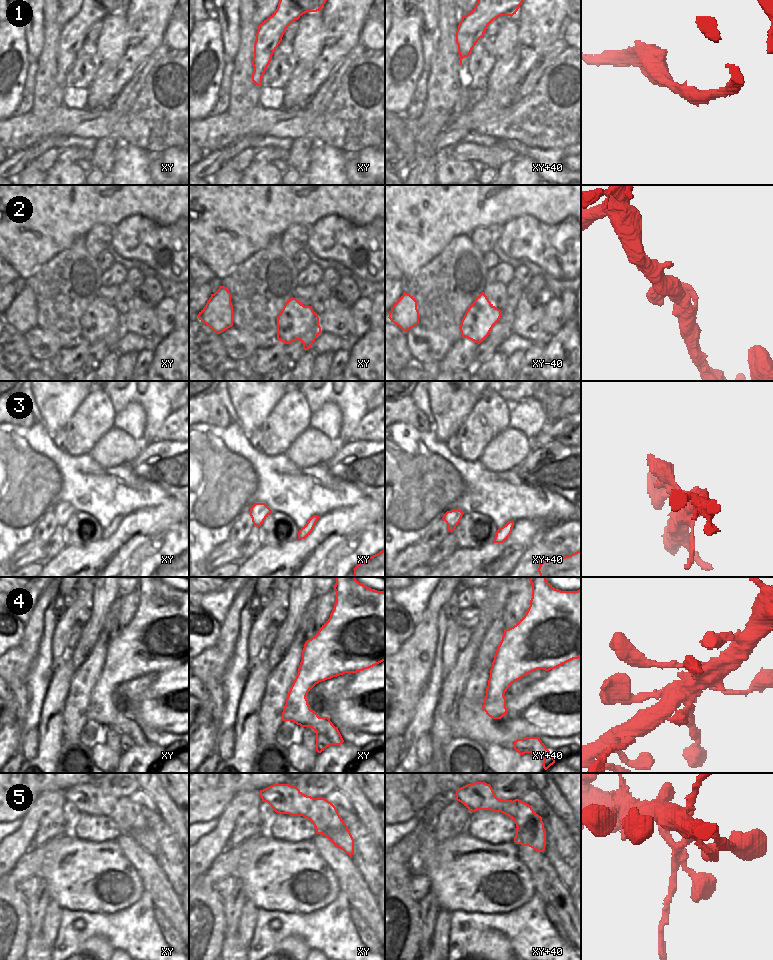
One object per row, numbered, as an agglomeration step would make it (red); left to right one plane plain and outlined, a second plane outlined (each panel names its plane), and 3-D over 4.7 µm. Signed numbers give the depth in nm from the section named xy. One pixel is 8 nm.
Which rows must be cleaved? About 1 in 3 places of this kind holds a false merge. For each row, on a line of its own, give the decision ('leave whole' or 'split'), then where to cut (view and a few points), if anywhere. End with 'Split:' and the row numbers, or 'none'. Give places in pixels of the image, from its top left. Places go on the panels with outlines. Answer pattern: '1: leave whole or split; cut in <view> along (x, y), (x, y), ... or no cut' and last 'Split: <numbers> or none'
1: leave whole; no cut
2: leave whole; no cut
3: leave whole; no cut
4: split; cut in xy along (310, 709), (310, 722), (300, 725)
5: split; cut in xy along (315, 798), (323, 825), (322, 834)
Split: 4, 5

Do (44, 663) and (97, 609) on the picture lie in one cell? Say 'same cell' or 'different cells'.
different cells

